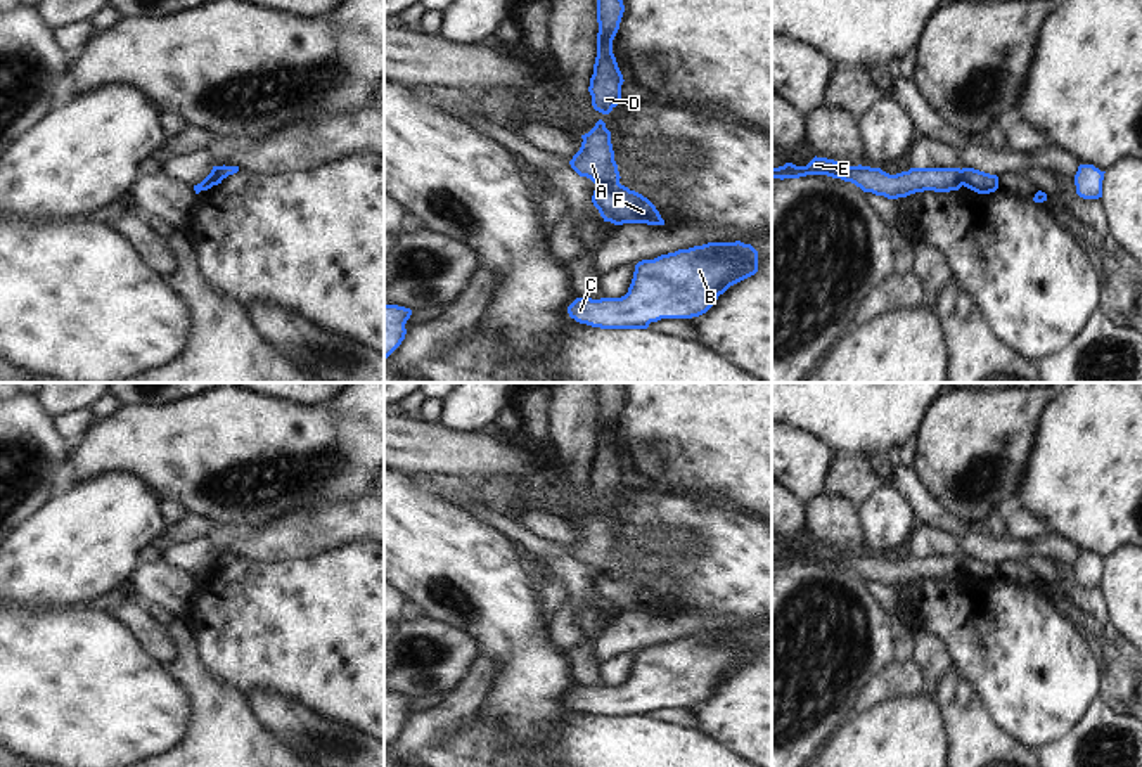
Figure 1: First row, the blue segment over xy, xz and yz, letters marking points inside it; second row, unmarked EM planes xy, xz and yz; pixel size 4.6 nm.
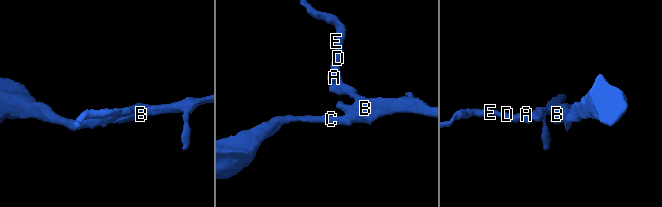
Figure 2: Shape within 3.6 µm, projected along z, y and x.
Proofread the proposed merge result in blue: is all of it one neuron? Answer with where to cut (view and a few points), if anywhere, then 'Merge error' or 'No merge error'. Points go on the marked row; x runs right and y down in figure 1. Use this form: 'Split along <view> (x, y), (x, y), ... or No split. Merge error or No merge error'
Split along xz (597, 182), (618, 184). Merge error

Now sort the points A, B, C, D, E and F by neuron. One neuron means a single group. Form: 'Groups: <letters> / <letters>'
Groups: A D E / B C F

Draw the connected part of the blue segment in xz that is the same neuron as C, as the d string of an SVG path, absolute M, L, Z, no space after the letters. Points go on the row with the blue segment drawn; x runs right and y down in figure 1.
M708 242L642 260L621 298L576 298L568 313L600 329L647 329L661 319L692 319L706 313L730 286L758 272L751 244Z

